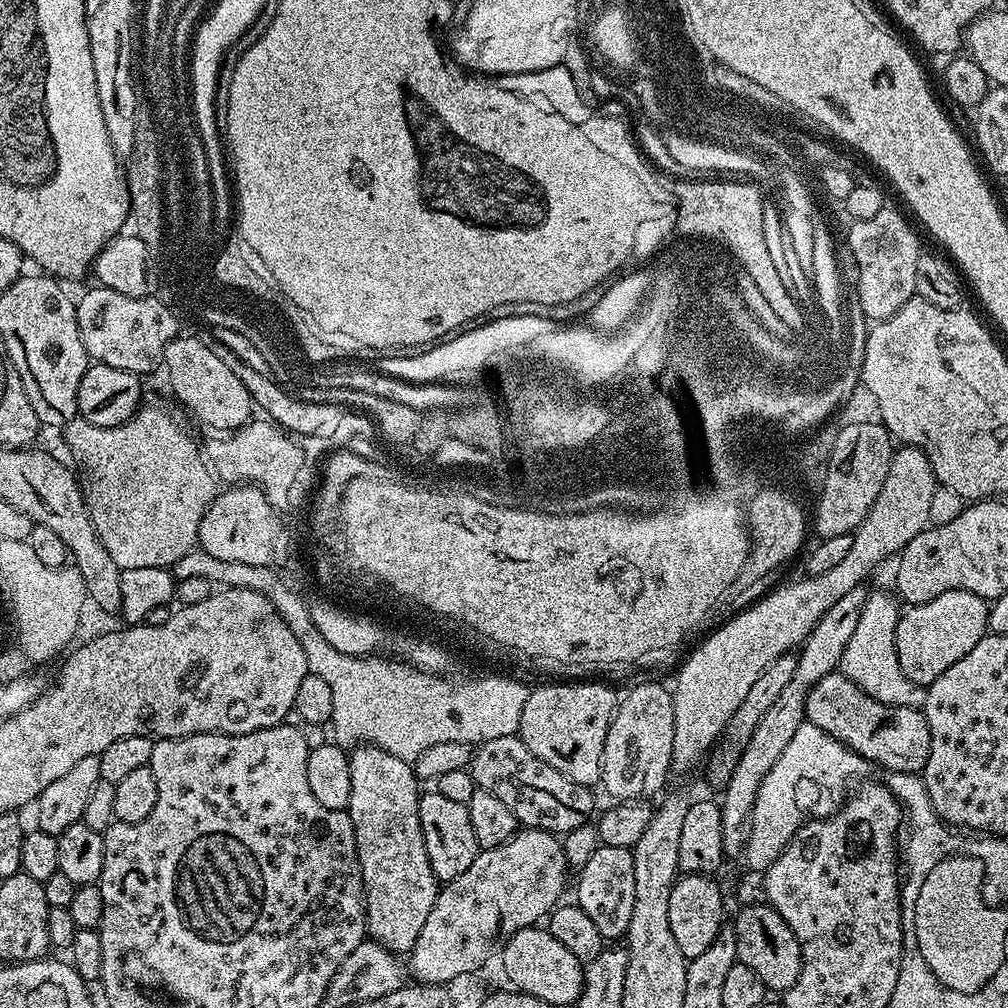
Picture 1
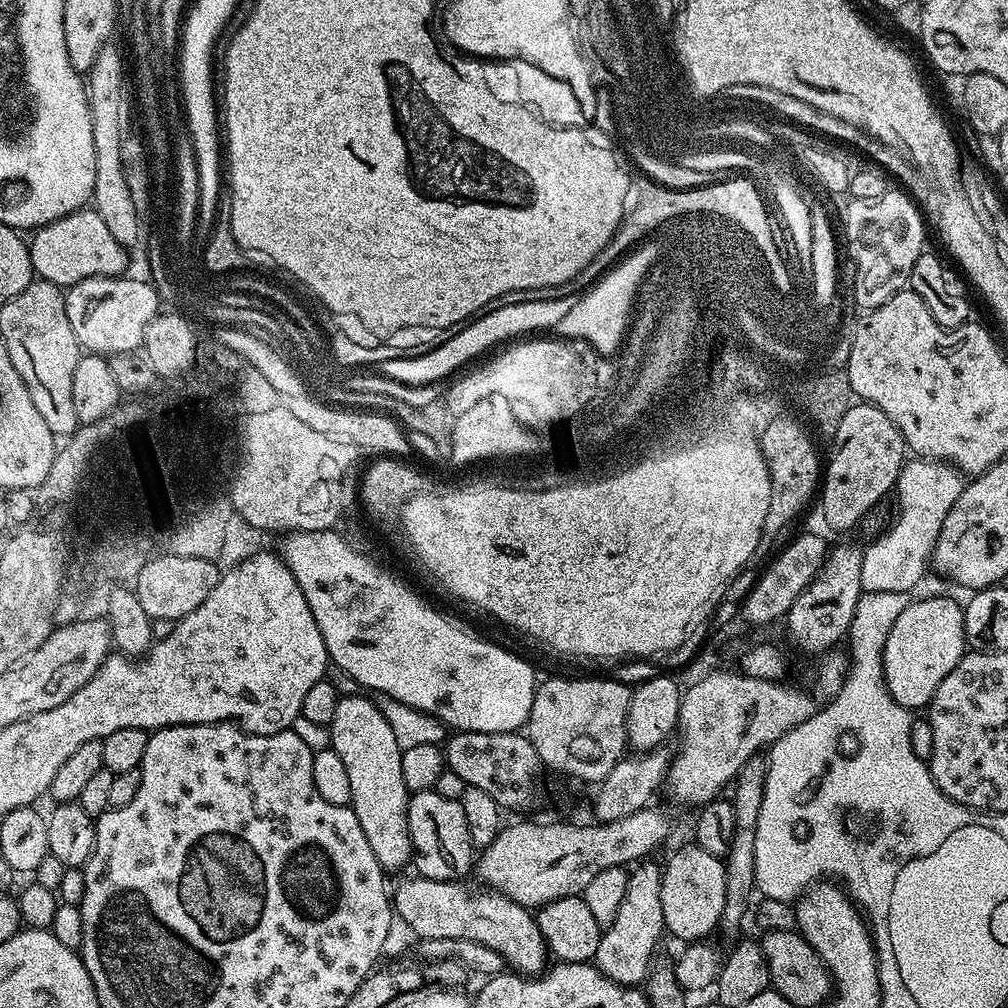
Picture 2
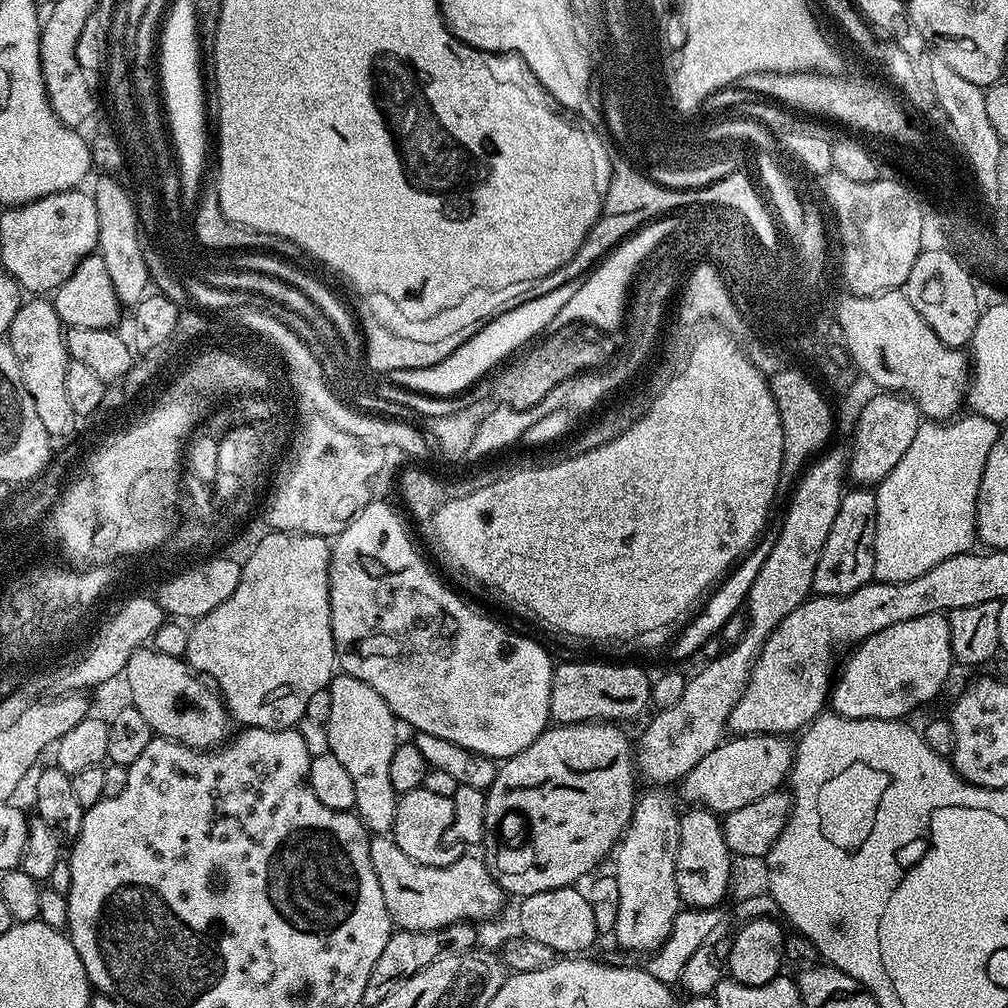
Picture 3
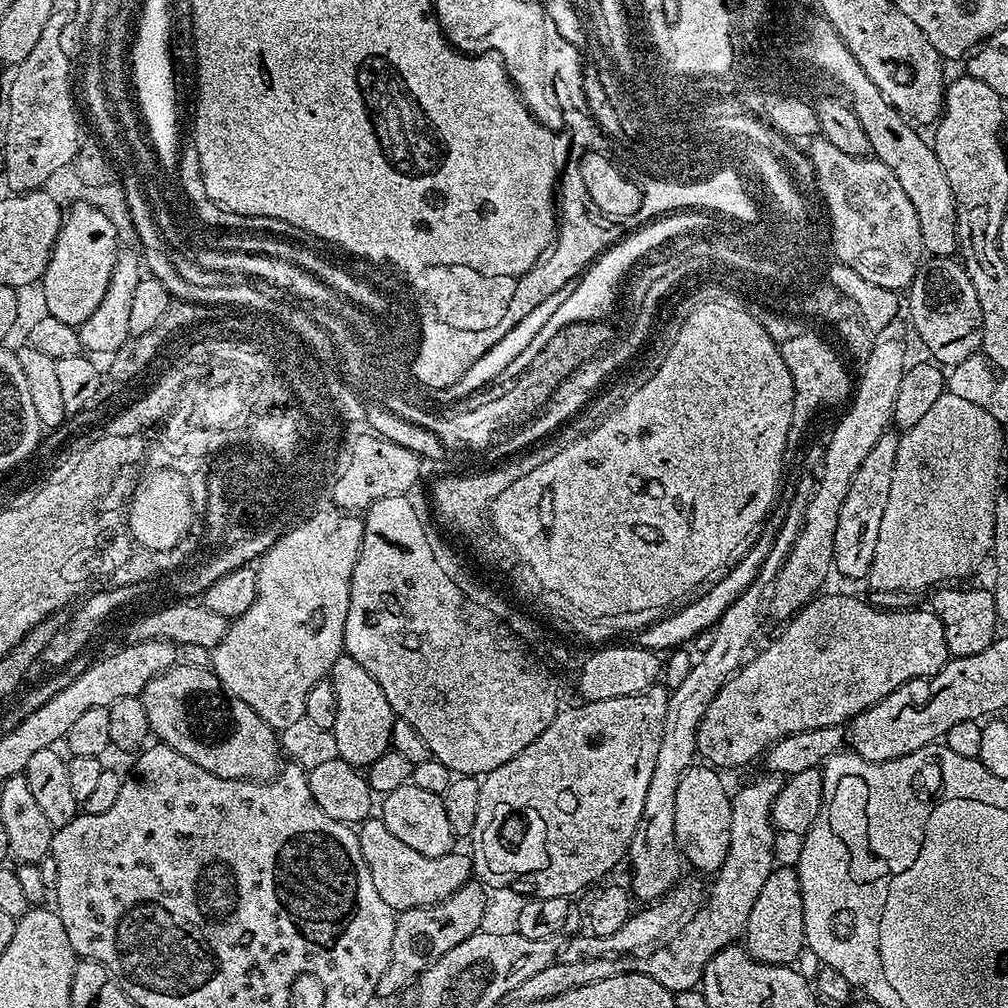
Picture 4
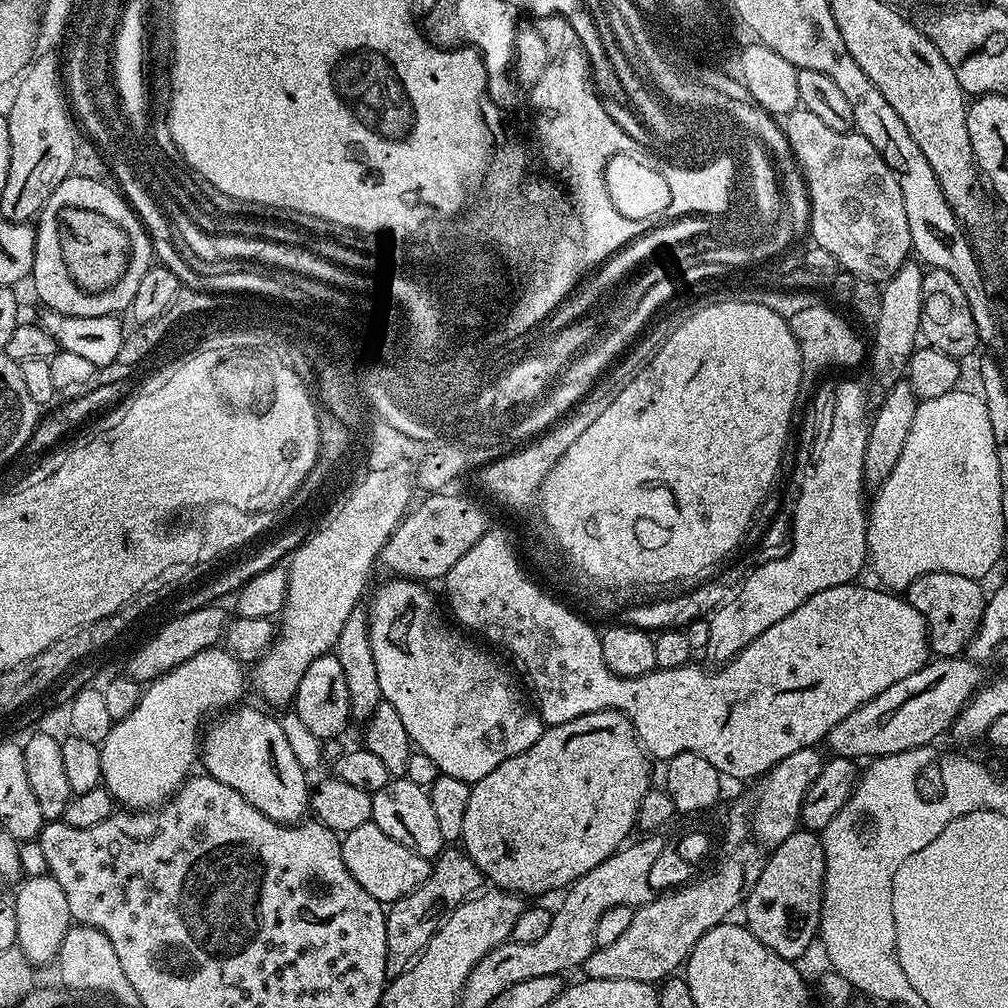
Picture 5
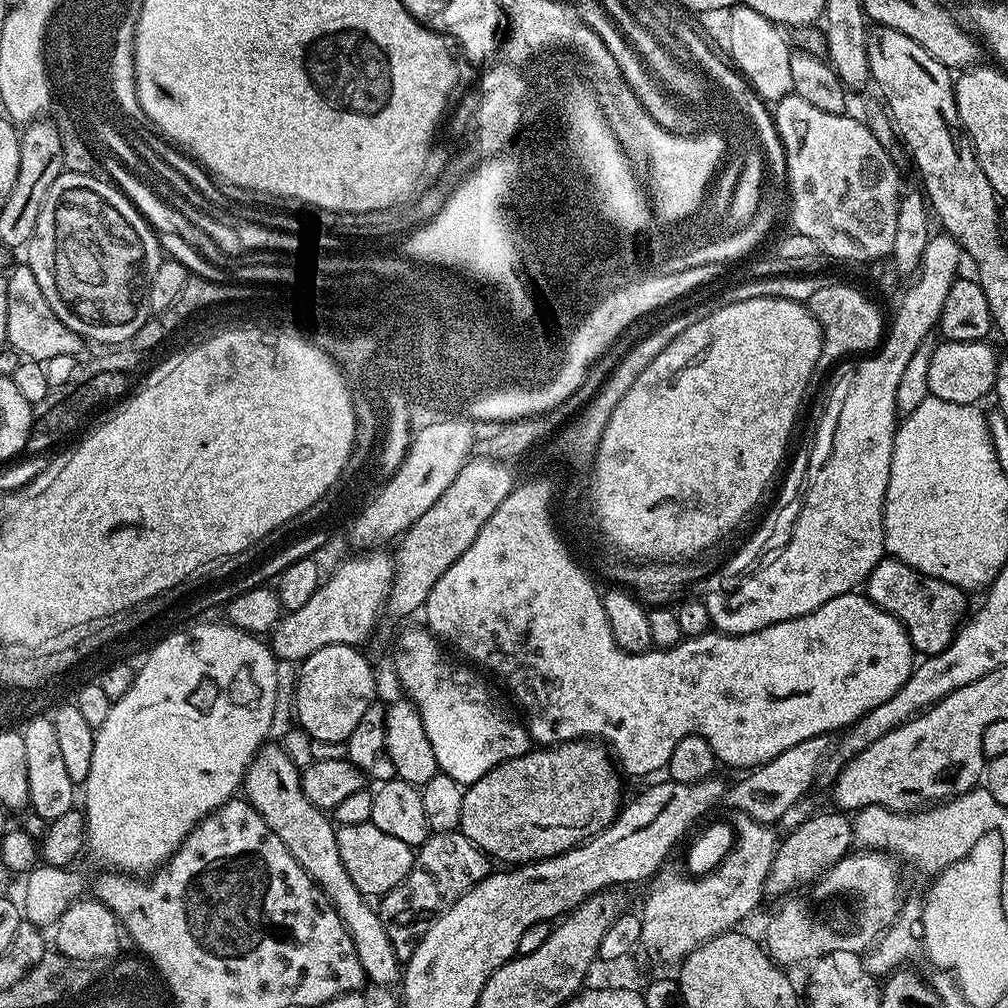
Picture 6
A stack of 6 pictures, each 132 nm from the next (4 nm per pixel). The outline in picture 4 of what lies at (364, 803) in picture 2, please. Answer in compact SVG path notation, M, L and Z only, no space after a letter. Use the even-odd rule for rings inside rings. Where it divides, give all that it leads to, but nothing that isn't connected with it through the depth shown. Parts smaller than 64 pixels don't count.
M346 654L334 662L330 679L334 686L334 698L338 702L334 726L331 728L334 742L338 742L338 757L347 764L353 764L355 768L367 769L368 765L382 758L382 754L390 751L394 719L390 702L386 702L382 686L378 686L378 682L370 678L370 673Z

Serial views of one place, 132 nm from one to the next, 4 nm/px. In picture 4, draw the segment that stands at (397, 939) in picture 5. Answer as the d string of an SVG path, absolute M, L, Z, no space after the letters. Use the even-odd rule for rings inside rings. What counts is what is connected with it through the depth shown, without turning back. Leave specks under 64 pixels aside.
M479 882L463 884L450 898L430 906L418 906L399 913L390 946L390 962L382 978L378 978L377 997L396 996L404 987L415 985L421 974L446 950L454 950L458 942L466 942L475 932L485 927L484 915L488 912L489 889Z

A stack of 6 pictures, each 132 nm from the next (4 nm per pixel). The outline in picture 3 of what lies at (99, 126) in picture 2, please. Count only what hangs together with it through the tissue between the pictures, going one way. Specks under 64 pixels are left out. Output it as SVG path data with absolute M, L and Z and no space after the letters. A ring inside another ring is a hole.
M104 174L99 177L96 188L92 192L94 202L98 206L98 242L96 247L102 262L106 262L106 274L110 274L110 282L114 282L114 290L121 305L134 306L143 300L150 288L146 258L146 245L142 239L140 217L137 215L137 201L133 193L128 193L119 184L117 177Z

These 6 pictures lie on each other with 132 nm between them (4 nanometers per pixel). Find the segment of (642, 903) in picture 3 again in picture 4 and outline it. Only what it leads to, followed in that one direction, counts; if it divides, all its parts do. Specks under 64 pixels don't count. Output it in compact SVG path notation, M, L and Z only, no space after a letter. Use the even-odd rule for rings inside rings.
M759 583L751 584L732 603L730 610L726 610L726 614L722 614L722 618L716 623L715 628L711 629L712 641L708 644L708 649L698 656L692 669L686 674L686 678L682 678L682 682L671 689L666 706L664 729L662 730L662 746L658 746L658 762L654 762L654 774L650 774L650 786L646 786L646 806L642 806L642 818L638 822L638 830L634 830L634 838L628 847L627 859L632 860L630 891L637 901L655 902L672 891L681 879L680 864L682 865L682 857L680 845L677 844L674 834L674 794L678 790L678 782L682 778L682 774L687 768L693 767L695 760L692 759L697 759L696 732L700 729L700 723L710 706L710 702L718 694L718 690L725 680L745 663L744 651L751 646L752 639L755 638L756 631L760 628L760 612L762 616L760 587Z

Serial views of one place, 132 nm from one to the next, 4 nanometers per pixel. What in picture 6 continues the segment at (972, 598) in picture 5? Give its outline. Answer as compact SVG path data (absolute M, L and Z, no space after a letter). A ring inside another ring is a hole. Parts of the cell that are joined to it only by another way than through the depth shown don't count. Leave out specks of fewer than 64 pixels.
M891 558L880 560L878 566L874 566L866 581L866 595L879 608L904 624L913 649L921 657L937 656L942 650L946 650L969 611L968 600L964 597L967 596L965 589L942 578L922 574L906 566L901 560Z

